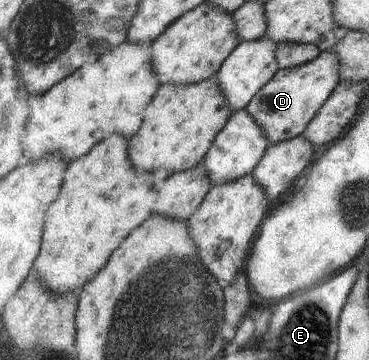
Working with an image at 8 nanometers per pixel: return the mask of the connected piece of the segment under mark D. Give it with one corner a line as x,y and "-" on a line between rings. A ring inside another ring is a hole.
329,50
320,51
319,58
315,58
309,63
303,63
299,67
290,69
279,69
276,76
257,91
255,98
244,110
247,110
249,116
264,130
264,136
268,138
269,146
284,143
285,140
303,135
303,132
308,129
308,125
319,115
320,109
328,101
329,95
339,86
339,82
340,60

